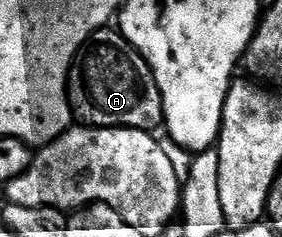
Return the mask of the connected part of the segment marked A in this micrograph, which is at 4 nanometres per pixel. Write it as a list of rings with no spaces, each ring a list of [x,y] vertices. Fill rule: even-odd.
[[[115,29],[93,32],[79,48],[67,75],[67,100],[71,103],[74,118],[88,127],[128,127],[155,133],[158,127],[160,130],[164,126],[163,98],[151,67],[132,43]]]

